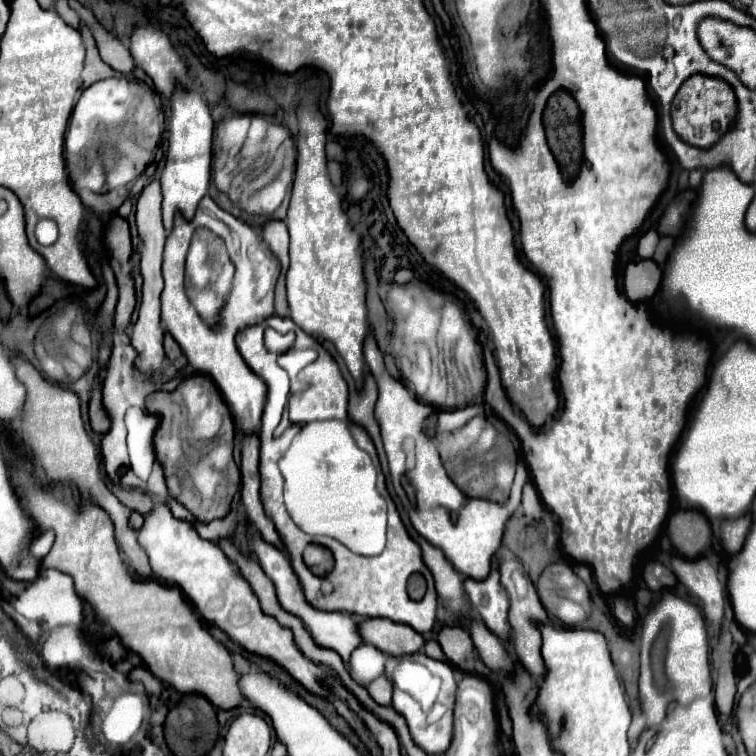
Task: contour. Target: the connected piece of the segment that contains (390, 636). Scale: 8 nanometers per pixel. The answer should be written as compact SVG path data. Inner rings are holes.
M370 618L360 624L362 638L366 644L372 644L380 652L388 656L404 656L420 652L424 646L424 636L414 632L406 624L398 624L392 620Z

